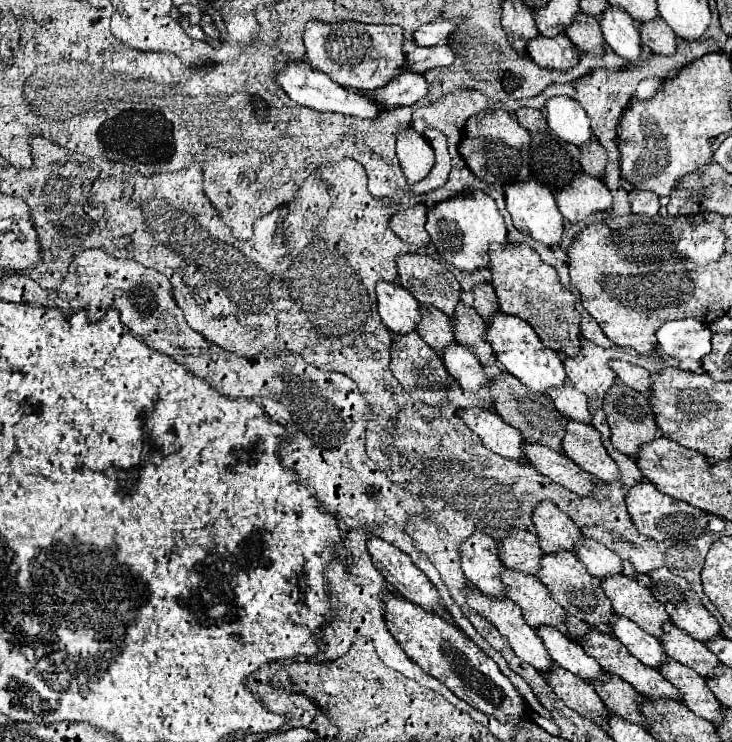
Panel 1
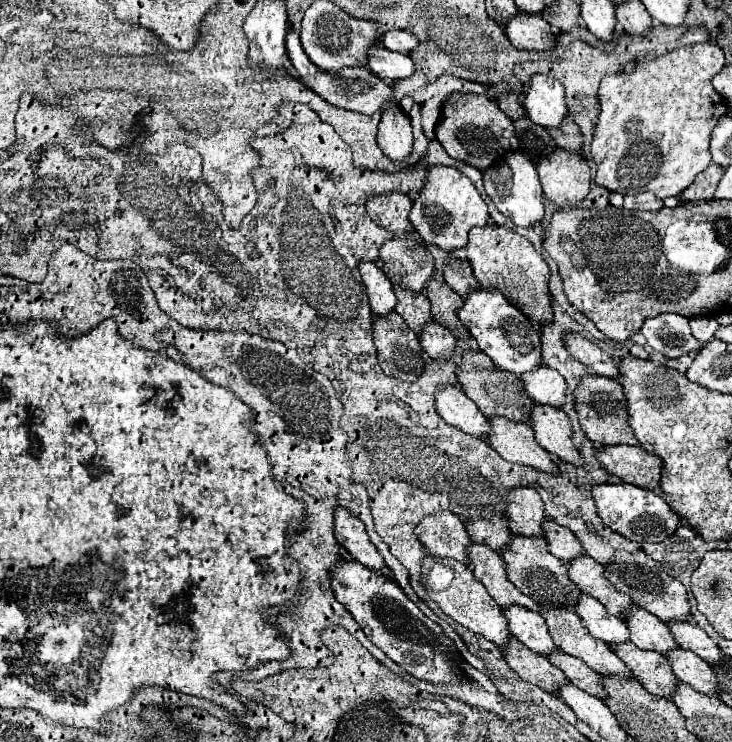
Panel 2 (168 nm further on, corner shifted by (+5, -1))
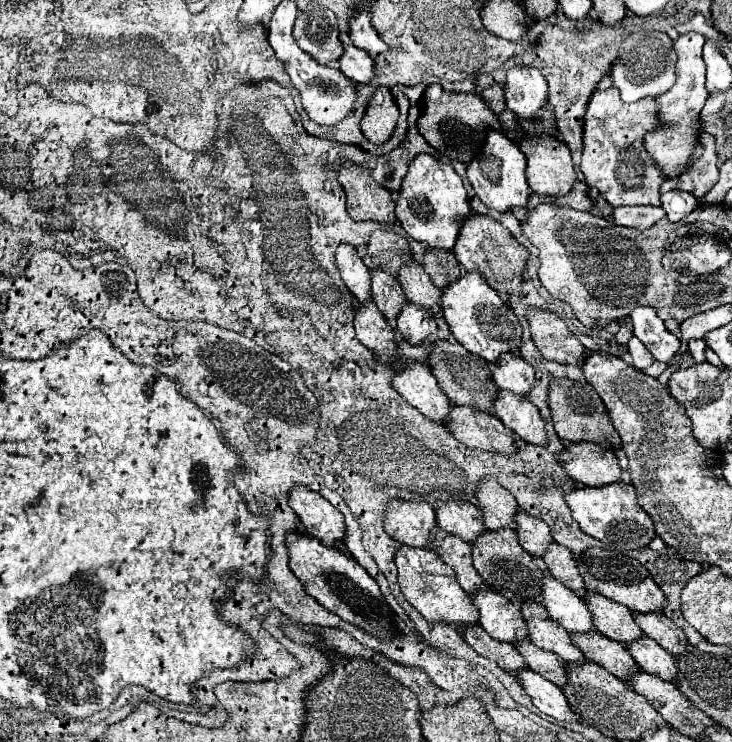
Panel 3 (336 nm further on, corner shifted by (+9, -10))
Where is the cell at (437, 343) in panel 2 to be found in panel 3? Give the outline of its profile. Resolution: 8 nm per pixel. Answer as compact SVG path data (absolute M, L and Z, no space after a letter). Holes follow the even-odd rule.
M408 302L398 316L398 330L406 342L410 342L412 346L420 346L438 330L438 326L430 318L430 314L426 314L426 310Z

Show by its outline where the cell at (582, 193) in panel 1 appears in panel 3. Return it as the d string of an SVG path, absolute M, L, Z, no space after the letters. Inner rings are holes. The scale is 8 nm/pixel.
M534 136L522 140L520 150L528 158L526 174L532 192L546 198L560 198L572 190L576 172L566 144L552 136Z

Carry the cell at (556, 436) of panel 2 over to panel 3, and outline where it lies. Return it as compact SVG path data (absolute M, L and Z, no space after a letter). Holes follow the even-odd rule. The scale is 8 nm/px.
M500 390L498 400L494 402L494 414L524 442L534 446L548 446L546 436L546 422L540 410L528 400L518 398L512 392Z

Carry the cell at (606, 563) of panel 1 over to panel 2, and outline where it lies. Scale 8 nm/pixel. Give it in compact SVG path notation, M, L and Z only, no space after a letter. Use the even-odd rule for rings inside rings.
M546 519L542 523L542 529L544 529L544 539L548 543L548 551L556 555L560 561L570 563L574 557L584 553L580 541L566 527L554 523L552 519Z

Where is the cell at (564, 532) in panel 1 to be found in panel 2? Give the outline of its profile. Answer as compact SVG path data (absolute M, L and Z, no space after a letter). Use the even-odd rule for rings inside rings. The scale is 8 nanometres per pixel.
M532 487L510 489L506 505L508 527L512 533L542 537L542 521L546 519L546 515L538 491L534 491Z

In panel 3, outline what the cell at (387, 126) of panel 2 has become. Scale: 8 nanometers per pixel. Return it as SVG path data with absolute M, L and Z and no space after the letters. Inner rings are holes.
M378 88L370 98L370 106L362 120L362 132L372 144L384 144L394 134L398 124L398 106L388 88Z

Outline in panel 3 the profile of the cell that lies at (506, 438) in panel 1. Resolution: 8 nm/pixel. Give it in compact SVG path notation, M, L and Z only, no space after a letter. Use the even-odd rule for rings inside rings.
M408 362L408 368L396 374L392 386L432 422L446 424L446 420L450 420L452 402L442 388L438 388L438 382L426 364Z

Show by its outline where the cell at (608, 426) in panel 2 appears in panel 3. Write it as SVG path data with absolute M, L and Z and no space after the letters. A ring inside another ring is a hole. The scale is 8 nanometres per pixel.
M570 378L556 380L554 386L550 386L548 400L550 400L550 410L552 410L556 434L562 440L568 440L568 442L574 442L574 444L578 444L578 442L596 442L596 444L602 444L604 448L610 448L610 450L622 448L622 440L620 440L616 428L612 426L610 414L604 406L602 398L594 392L592 384L574 382Z

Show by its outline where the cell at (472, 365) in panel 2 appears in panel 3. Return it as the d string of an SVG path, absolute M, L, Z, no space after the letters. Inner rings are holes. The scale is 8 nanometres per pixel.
M436 340L428 362L440 388L446 392L446 396L454 404L476 408L480 412L488 412L494 406L496 396L498 396L498 386L494 384L494 378L492 378L492 366L486 364L482 358L470 354L466 348L462 348L462 344Z

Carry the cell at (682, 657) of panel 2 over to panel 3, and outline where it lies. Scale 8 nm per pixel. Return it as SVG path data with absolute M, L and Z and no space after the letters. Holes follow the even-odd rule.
M642 636L642 640L638 640L636 644L628 644L628 650L644 672L650 672L652 676L658 676L670 684L676 682L680 674L676 658L662 646L658 646L652 638Z

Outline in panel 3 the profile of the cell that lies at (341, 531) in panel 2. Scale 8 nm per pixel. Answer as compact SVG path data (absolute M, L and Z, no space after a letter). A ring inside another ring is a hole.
M294 486L290 494L290 506L298 512L304 530L326 546L344 546L344 536L346 536L346 524L342 512L332 506L328 500L318 496L316 492L310 492L308 488Z

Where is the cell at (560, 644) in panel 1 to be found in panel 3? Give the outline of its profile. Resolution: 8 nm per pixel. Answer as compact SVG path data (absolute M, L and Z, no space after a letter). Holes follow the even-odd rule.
M492 590L476 592L472 602L480 610L480 626L492 638L510 644L518 644L528 638L528 624L522 618L518 604L512 604L508 598Z

